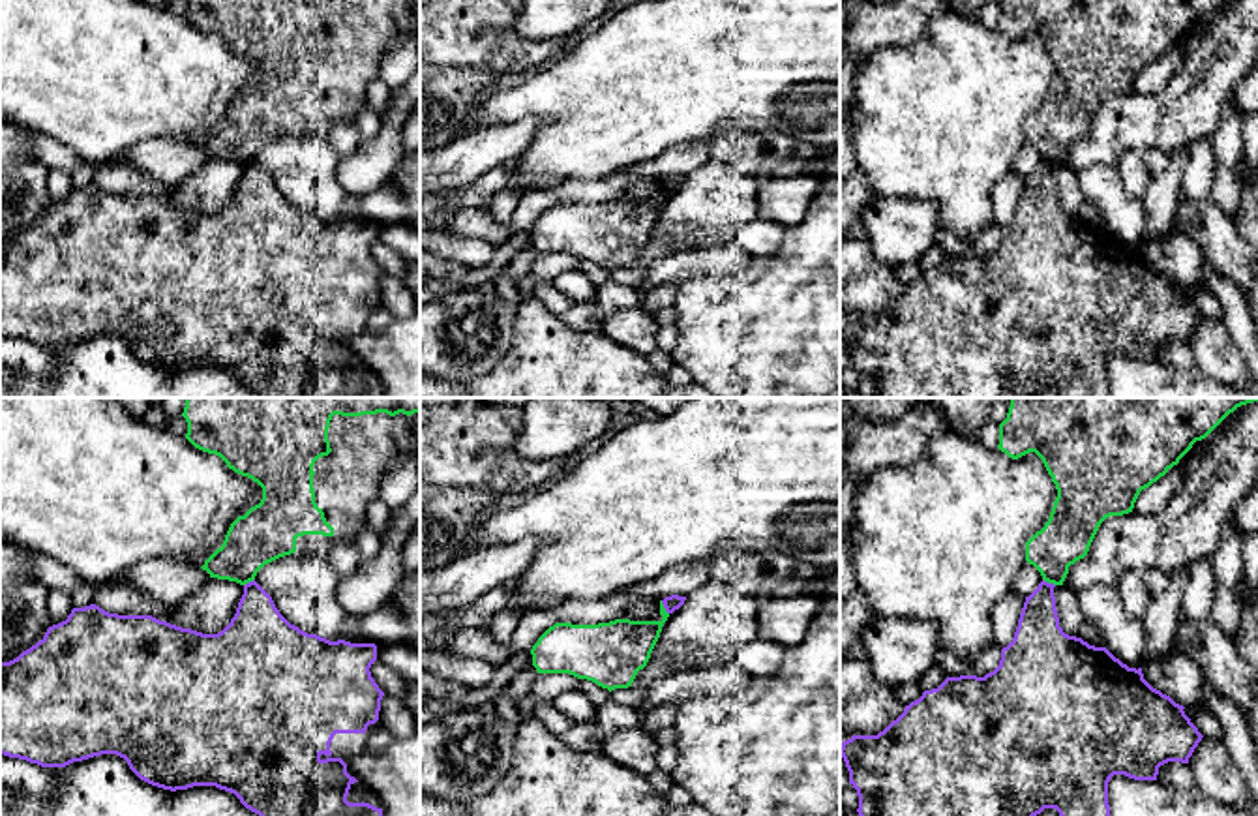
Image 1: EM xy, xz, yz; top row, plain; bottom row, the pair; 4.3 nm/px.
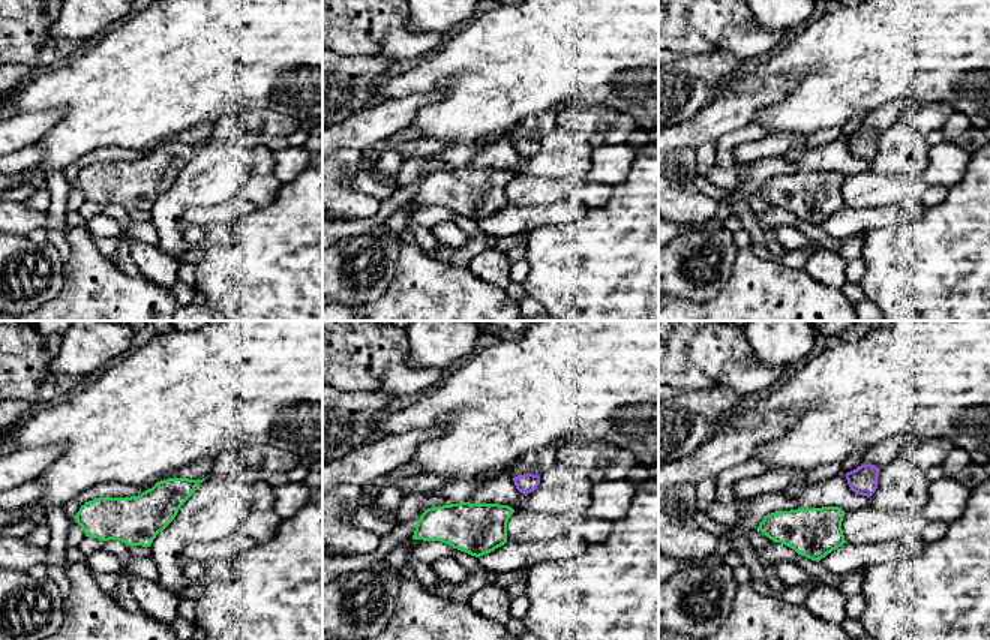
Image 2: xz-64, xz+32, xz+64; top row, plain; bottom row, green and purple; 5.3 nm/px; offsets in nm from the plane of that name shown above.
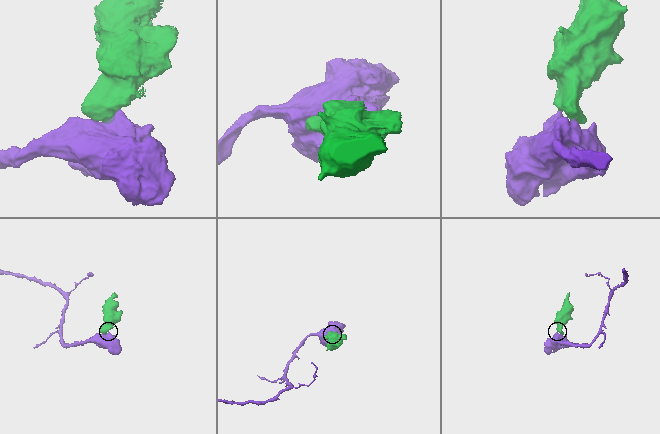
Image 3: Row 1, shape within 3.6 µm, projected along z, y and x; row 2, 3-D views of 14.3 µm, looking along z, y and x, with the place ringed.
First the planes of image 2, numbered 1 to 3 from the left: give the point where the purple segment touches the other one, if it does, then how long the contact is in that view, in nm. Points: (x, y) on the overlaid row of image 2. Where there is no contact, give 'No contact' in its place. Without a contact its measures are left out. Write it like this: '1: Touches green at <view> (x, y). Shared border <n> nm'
1: No contact
2: No contact
3: No contact

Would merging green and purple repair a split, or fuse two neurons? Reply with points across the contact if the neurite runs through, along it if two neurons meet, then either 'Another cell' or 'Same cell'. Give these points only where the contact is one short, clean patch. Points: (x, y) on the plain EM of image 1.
Boundary: xz (660, 181), (668, 194). Another cell

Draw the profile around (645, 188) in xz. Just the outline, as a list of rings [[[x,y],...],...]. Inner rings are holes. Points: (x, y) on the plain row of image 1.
[[[643,176],[622,189],[617,199],[630,201],[662,201],[660,180]]]

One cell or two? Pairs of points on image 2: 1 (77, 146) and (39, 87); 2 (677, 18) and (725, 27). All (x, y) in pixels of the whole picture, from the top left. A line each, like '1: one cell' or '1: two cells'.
1: one cell
2: one cell

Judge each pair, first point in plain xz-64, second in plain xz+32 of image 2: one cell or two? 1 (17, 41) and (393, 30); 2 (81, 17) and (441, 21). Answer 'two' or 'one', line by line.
1: one
2: one

